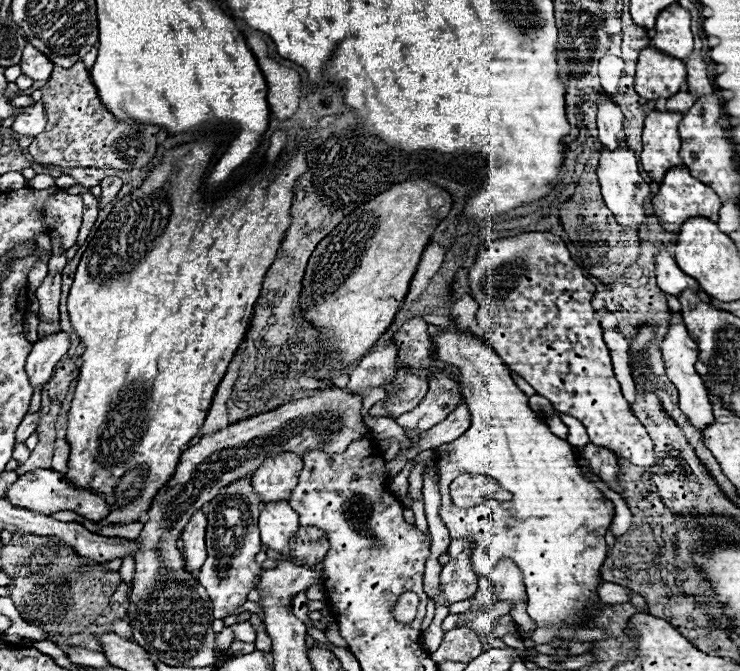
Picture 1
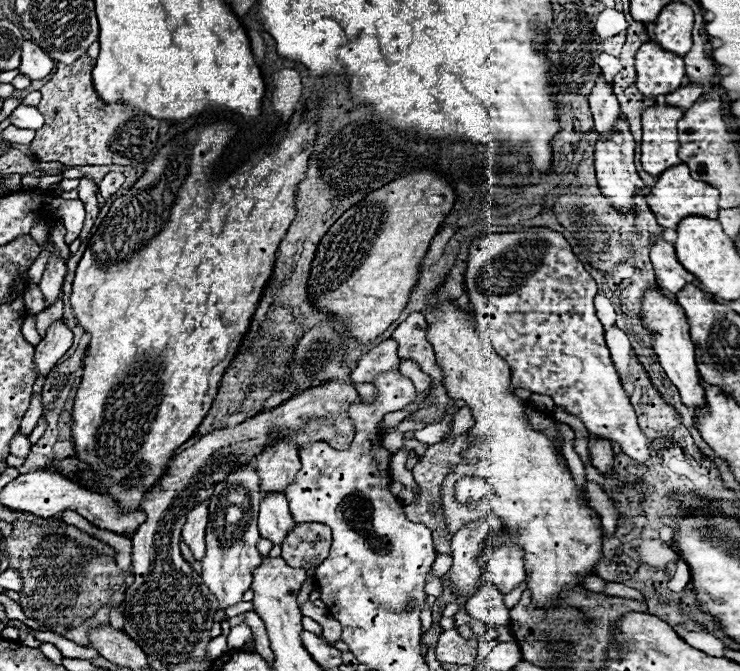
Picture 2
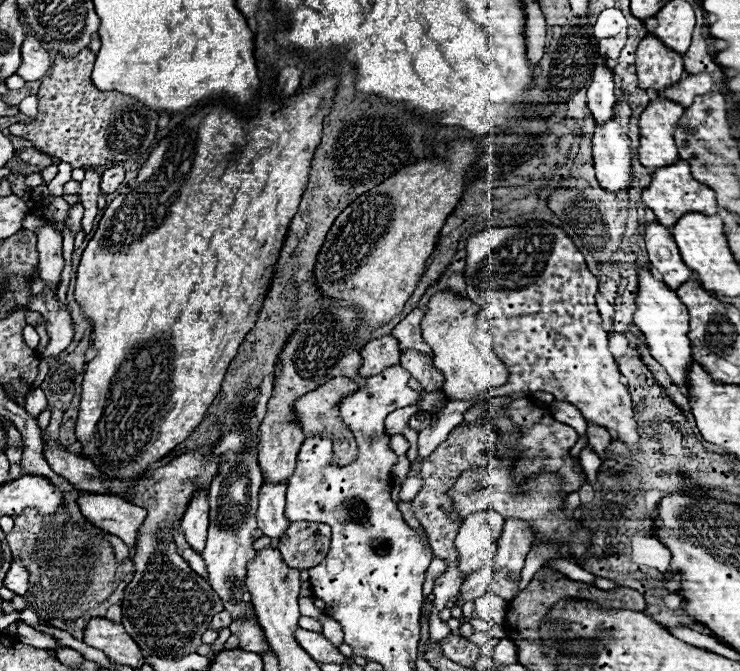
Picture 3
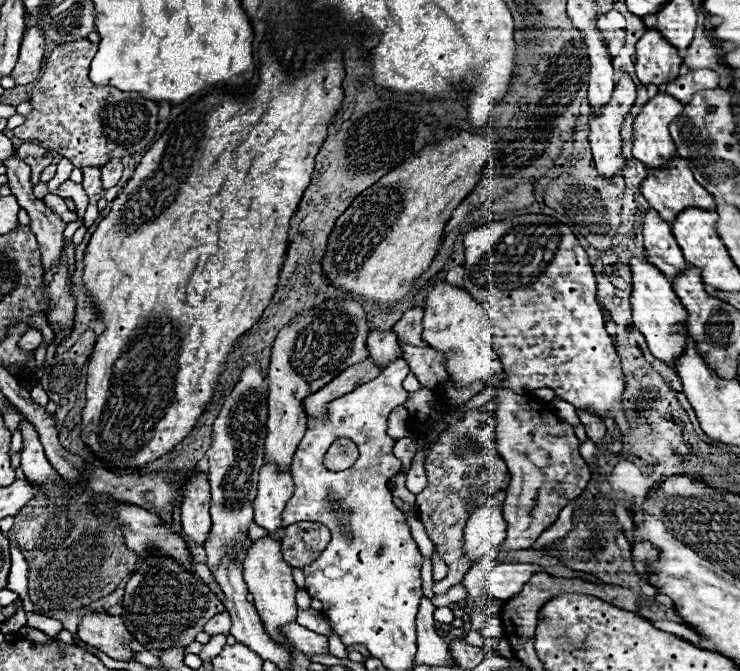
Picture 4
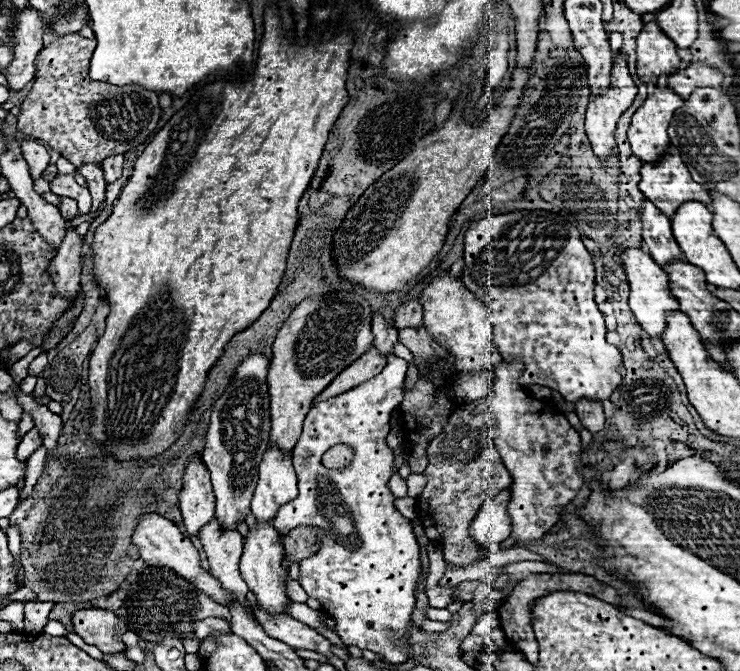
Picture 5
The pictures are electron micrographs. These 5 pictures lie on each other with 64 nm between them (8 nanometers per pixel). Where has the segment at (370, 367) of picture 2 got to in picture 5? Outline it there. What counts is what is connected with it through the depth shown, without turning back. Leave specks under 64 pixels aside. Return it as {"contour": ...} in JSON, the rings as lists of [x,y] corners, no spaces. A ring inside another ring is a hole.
{"contour":[[[376,312],[374,314],[374,320],[372,320],[372,332],[374,332],[374,344],[378,346],[378,350],[382,350],[384,354],[390,356],[394,344],[398,342],[396,328],[388,326],[386,318],[380,312]]]}

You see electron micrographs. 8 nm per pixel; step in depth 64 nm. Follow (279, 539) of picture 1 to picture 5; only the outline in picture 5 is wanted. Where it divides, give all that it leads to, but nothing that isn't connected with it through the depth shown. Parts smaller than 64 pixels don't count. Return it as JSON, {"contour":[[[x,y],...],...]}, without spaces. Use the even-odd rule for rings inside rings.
{"contour":[[[270,446],[260,464],[260,478],[250,502],[250,510],[258,522],[270,522],[278,506],[290,502],[298,494],[292,454]]]}

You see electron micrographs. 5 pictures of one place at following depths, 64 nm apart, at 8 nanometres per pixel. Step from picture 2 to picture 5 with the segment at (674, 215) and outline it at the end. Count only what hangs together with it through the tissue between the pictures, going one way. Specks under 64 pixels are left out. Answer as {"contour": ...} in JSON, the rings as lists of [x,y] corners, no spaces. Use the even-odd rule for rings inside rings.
{"contour":[[[664,154],[658,162],[644,162],[640,190],[666,216],[672,216],[682,202],[698,200],[710,204],[710,194],[692,180],[678,154]]]}

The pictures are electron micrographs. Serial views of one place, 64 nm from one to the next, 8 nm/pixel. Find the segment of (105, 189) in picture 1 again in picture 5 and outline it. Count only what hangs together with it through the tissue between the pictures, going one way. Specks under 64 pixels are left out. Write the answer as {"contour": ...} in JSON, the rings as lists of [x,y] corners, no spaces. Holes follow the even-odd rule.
{"contour":[[[124,154],[110,156],[110,158],[102,160],[102,170],[104,170],[104,178],[106,178],[108,184],[120,178],[120,174],[122,174],[122,164],[124,164]]]}

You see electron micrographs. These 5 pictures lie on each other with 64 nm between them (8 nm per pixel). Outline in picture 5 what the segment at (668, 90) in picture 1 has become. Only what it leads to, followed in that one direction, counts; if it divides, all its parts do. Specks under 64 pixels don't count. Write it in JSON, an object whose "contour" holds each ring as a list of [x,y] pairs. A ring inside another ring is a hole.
{"contour":[[[656,20],[646,22],[642,34],[638,34],[636,48],[636,72],[640,78],[656,80],[660,74],[672,74],[680,66],[674,42],[658,30]]]}

